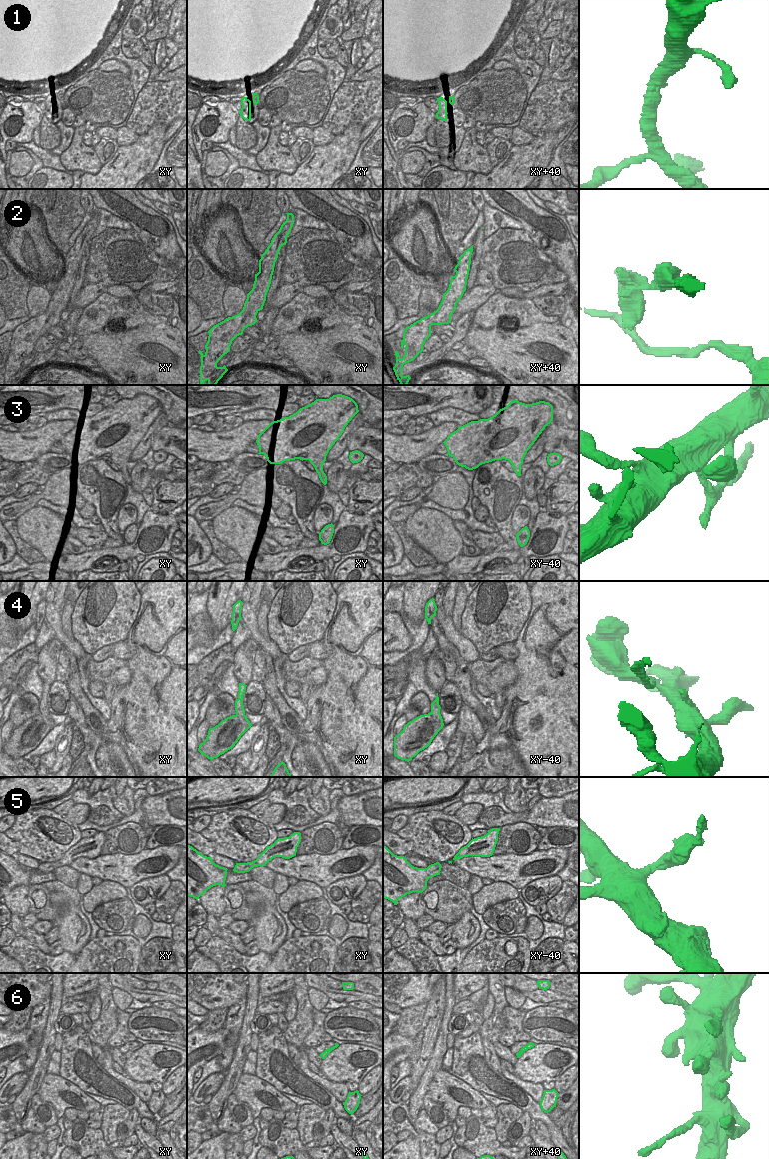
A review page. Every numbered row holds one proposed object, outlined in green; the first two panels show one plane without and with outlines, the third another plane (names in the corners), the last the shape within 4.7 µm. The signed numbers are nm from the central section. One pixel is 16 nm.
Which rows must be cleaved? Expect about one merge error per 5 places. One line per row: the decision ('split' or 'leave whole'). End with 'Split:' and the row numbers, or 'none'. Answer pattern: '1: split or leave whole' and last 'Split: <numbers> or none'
1: leave whole
2: leave whole
3: split
4: split
5: leave whole
6: leave whole
Split: 3, 4

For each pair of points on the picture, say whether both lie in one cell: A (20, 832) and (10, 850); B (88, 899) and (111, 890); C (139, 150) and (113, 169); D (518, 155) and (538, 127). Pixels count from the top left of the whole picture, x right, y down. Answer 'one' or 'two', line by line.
A: two
B: one
C: one
D: two

